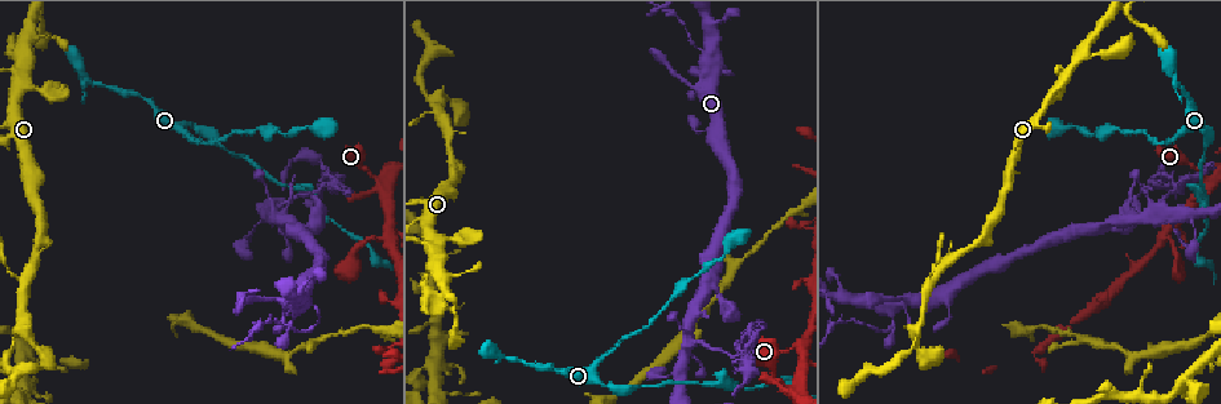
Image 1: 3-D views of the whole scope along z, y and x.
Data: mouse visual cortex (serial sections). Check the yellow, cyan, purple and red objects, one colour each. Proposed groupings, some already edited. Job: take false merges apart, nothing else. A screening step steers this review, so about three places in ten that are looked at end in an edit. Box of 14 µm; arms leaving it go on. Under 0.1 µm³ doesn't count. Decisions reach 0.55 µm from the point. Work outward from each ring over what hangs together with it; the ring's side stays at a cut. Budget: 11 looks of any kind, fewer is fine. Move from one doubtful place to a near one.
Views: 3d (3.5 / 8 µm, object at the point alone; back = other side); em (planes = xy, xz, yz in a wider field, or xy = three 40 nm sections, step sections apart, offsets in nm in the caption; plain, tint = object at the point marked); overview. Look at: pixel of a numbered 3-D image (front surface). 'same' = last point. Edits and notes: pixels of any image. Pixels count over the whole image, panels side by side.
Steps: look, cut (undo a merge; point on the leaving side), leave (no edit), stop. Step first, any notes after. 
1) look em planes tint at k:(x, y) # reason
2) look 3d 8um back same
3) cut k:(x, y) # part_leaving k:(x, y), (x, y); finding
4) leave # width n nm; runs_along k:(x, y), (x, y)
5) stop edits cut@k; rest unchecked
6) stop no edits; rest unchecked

look 3d 3.5um at 1:(1209, 185) # abrupt turn

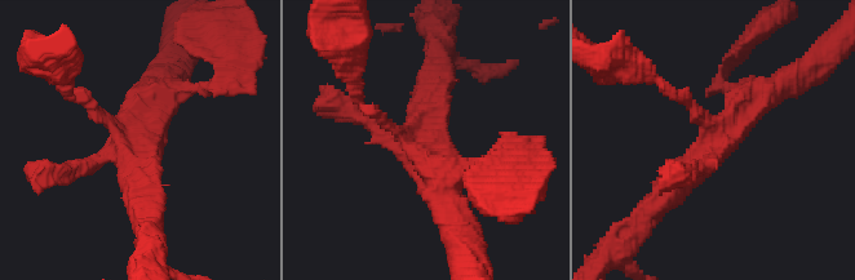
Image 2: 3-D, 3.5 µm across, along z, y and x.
look em xy step 5 tint at 2:(417, 146) # now the EM

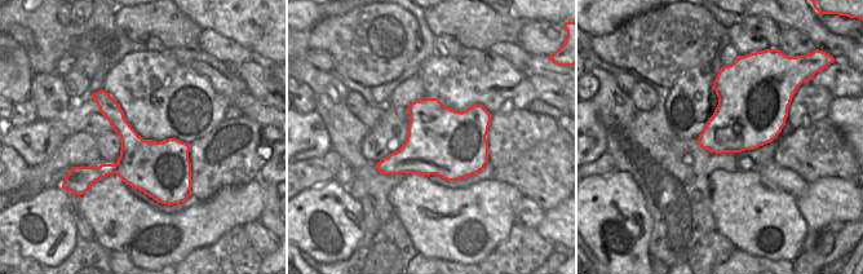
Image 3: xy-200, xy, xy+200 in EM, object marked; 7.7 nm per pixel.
look em xy step 2 tint same # another direction

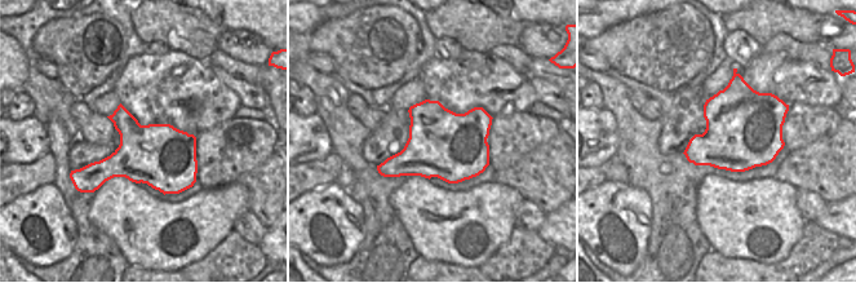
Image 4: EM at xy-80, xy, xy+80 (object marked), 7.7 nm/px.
leave # runs_along 2:(70, 97), (145, 164), (145, 200); all the same cell

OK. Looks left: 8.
look 3d 3.5um at 1:(688, 342) # two arms in line, one across

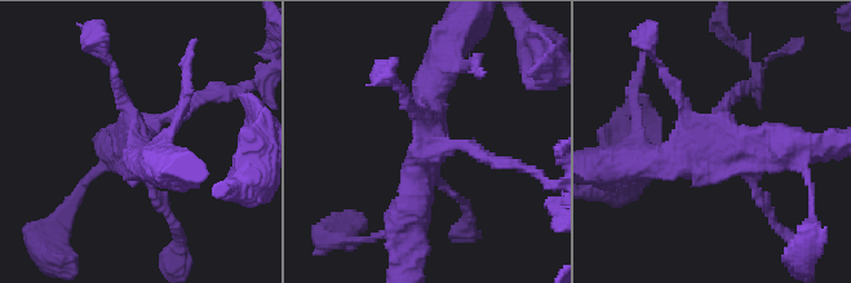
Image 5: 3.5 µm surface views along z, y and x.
look em xy step 2 tint at 5:(428, 139)

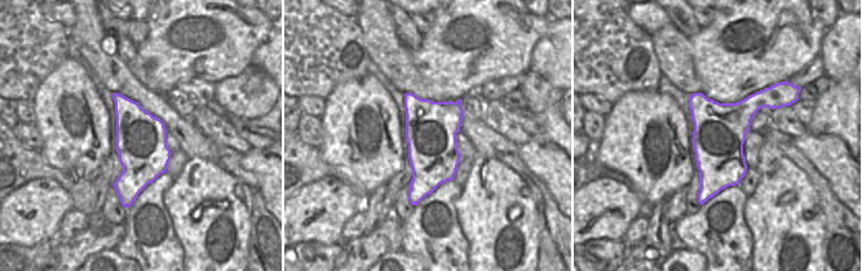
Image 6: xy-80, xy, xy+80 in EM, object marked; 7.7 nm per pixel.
cut 5:(213, 97) # border 6:(770, 88), (772, 97), (765, 106); a second cell is stuck on

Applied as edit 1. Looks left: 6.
look 3d 3.5um at 1:(720, 64) # three-way junction

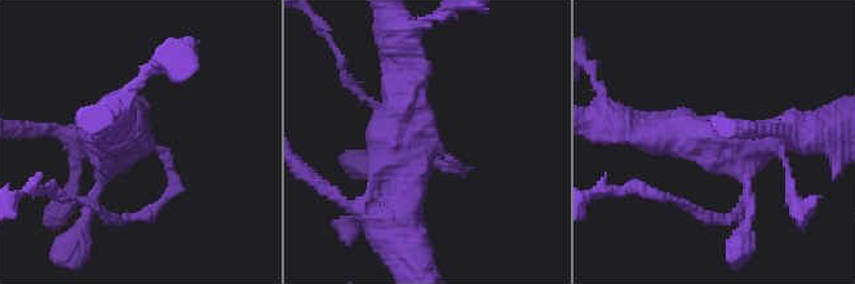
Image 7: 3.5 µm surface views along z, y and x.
look em planes plain at 7:(426, 149)

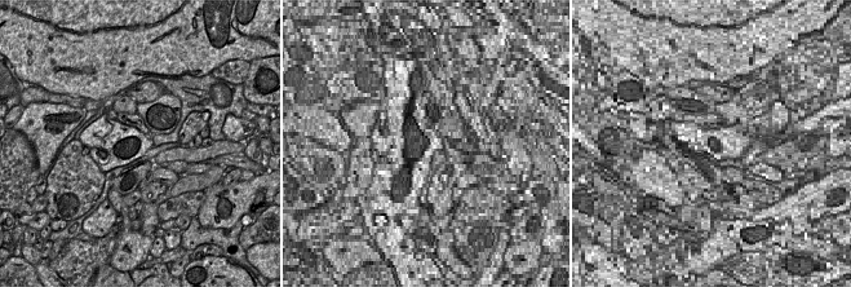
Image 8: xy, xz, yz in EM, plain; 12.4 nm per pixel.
look em planes tint same # where the object lies

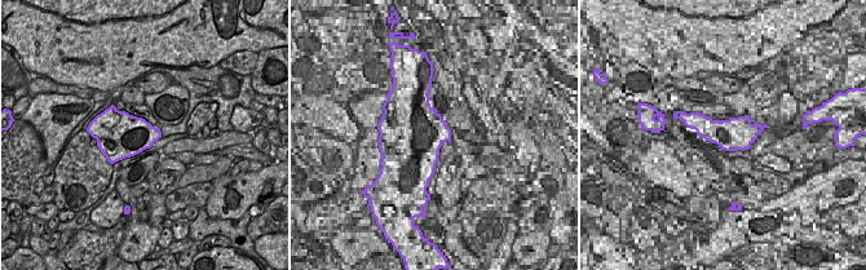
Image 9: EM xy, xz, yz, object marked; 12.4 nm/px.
cut 7:(176, 181) # width 550 nm; part_leaving 7:(156, 145), (172, 173), (164, 200), (116, 220); two cells meet here

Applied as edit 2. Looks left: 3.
look overview # see it whole again

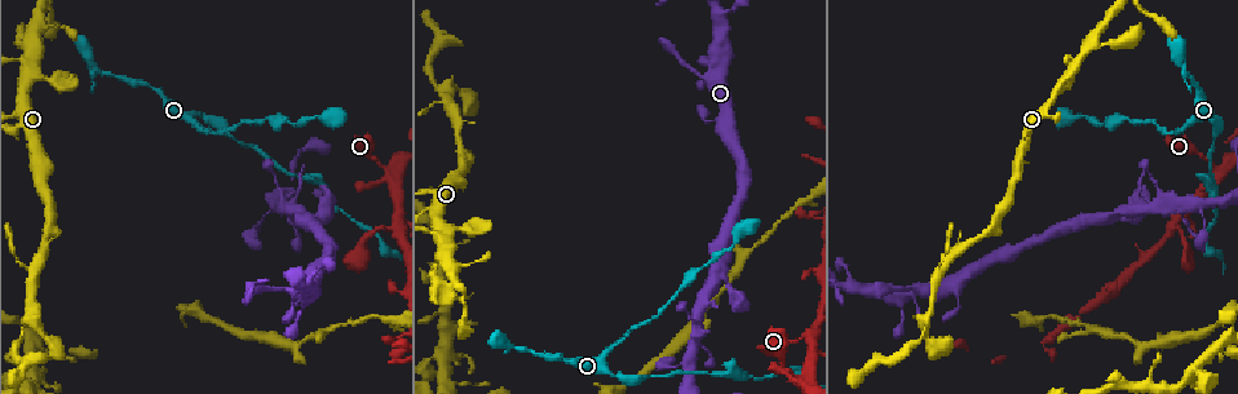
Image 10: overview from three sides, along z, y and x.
look 3d 3.5um back at 10:(1180, 65) # sudden change in width

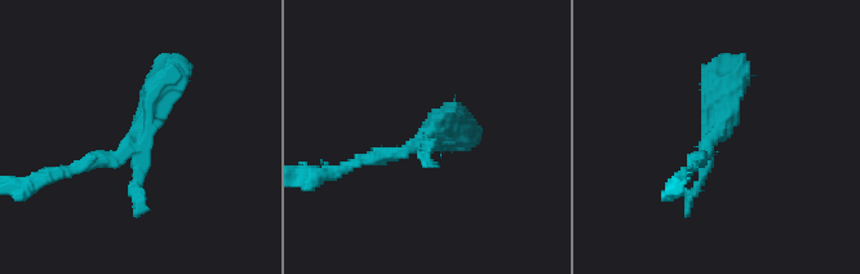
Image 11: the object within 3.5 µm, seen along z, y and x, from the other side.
look em planes tint at 11:(423, 138) # shape alone is not enough

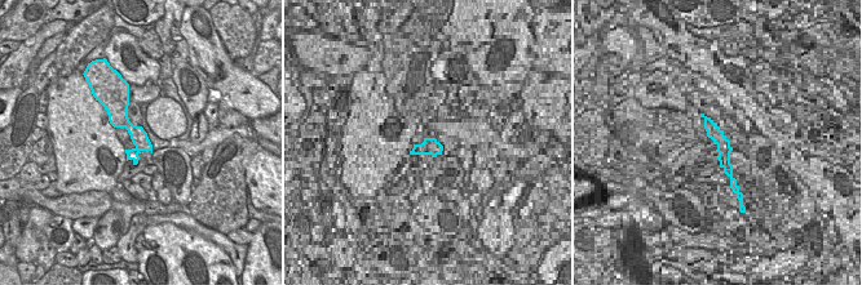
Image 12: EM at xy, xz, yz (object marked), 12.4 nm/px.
leave # one cell here

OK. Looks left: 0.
stop edits cut@5, cut@7; rest unchecked

